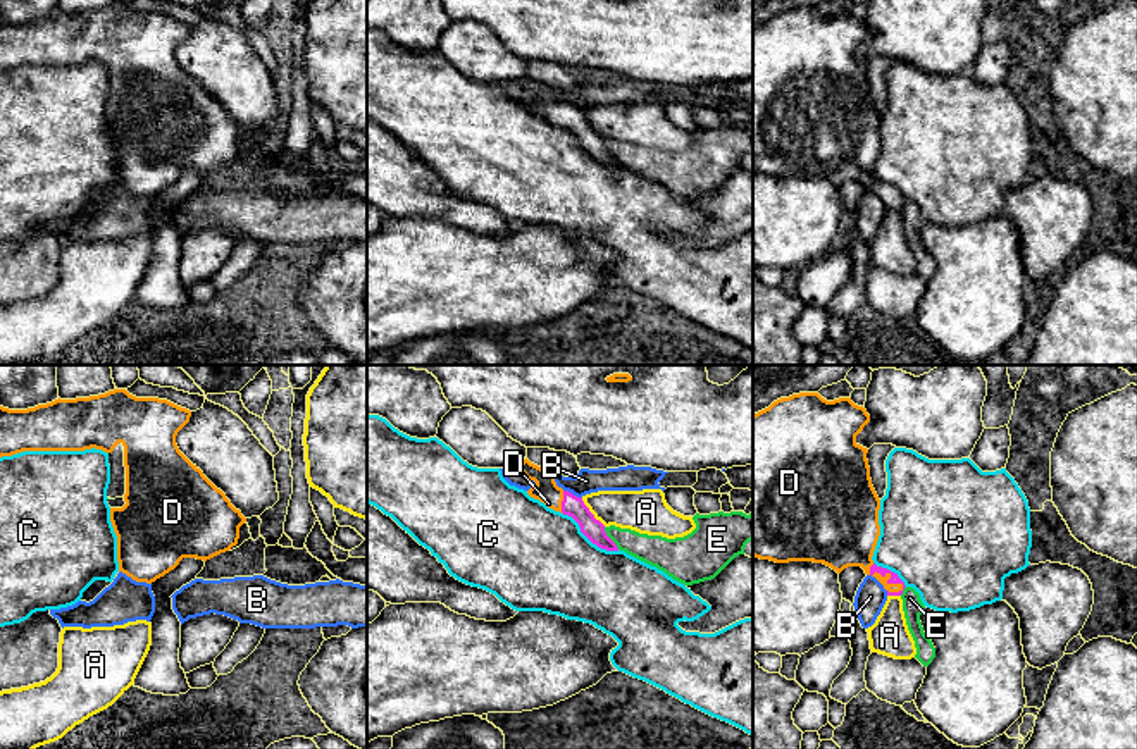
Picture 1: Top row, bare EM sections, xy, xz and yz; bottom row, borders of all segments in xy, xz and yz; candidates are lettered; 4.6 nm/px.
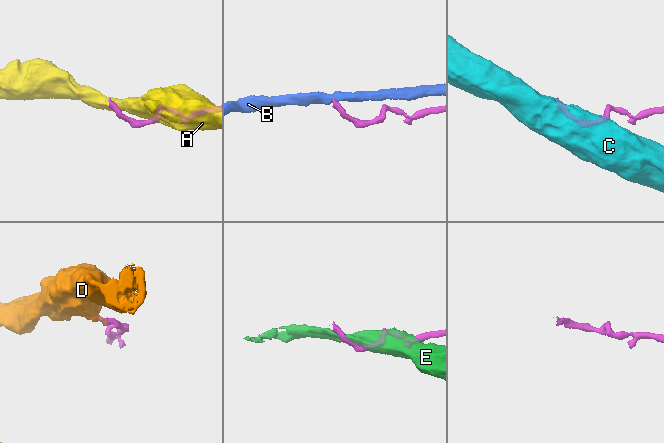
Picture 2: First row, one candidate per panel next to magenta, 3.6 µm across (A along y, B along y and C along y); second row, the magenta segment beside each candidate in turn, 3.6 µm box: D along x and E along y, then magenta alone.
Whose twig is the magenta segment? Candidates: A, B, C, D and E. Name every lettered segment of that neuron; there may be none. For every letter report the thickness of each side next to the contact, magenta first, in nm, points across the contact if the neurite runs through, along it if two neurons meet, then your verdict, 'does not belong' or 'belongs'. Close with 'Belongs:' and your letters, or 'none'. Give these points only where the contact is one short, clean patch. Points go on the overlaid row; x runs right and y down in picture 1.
A: 100/200 nm | along xz (581, 498), (588, 510), (605, 526) | does not belong
B: 100/110 nm | along xz (564, 489), (581, 498) | does not belong
C: 100/460 nm | does not belong
D: 50/50 nm | across yz (894, 579), (891, 575), (893, 588) | belongs
E: 100/150 nm | does not belong
Belongs: D

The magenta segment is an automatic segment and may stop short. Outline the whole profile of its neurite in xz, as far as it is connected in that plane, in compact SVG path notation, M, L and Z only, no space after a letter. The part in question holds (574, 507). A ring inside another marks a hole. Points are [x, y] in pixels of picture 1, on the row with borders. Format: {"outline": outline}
{"outline": "M527 458L519 465L519 470L536 486L527 491L534 499L539 499L548 508L572 517L581 532L598 548L606 551L618 551L617 544L606 535L605 525L594 518L582 498L574 496L556 486L553 474L531 463Z"}

